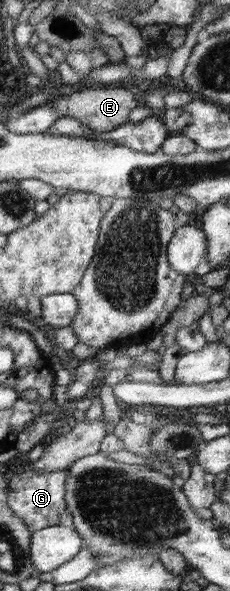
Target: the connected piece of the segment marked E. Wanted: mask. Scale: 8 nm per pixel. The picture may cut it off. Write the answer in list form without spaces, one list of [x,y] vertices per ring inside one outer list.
[[[88,86],[79,87],[70,95],[61,95],[53,102],[60,116],[71,115],[79,121],[83,121],[87,127],[99,133],[111,132],[123,127],[130,121],[131,111],[139,107],[139,101],[135,100],[135,94],[127,86]]]

